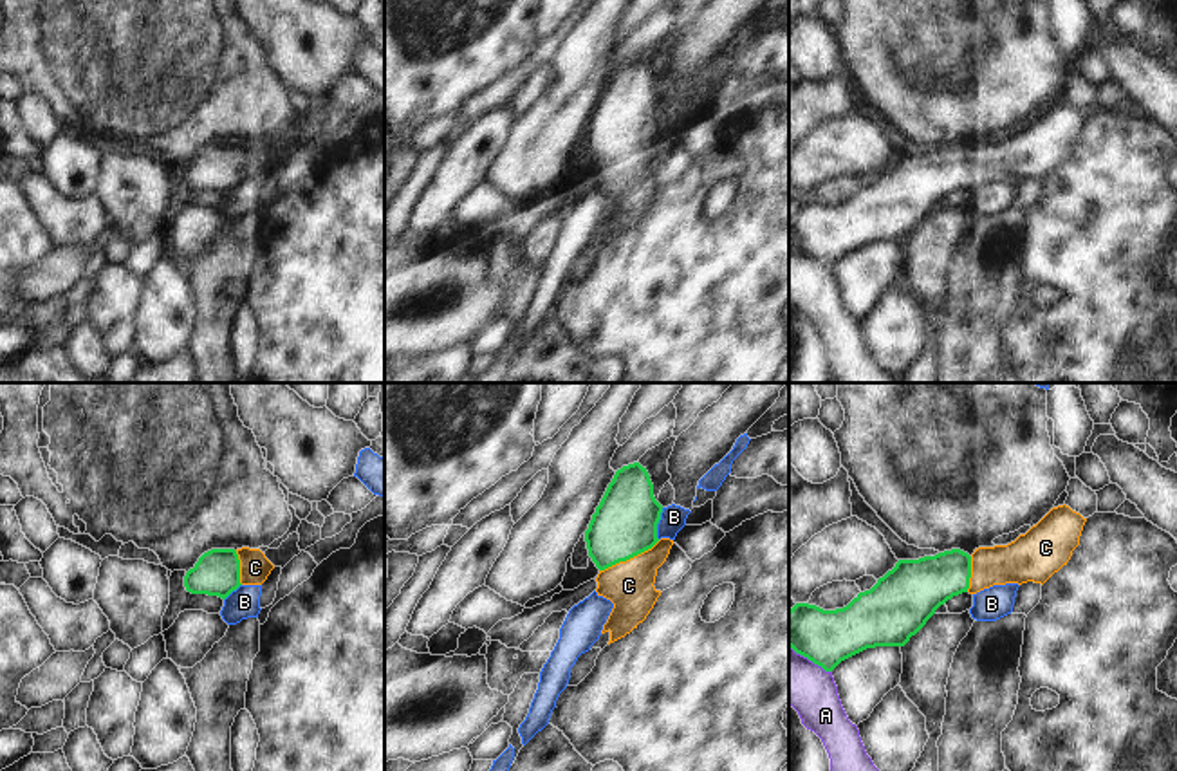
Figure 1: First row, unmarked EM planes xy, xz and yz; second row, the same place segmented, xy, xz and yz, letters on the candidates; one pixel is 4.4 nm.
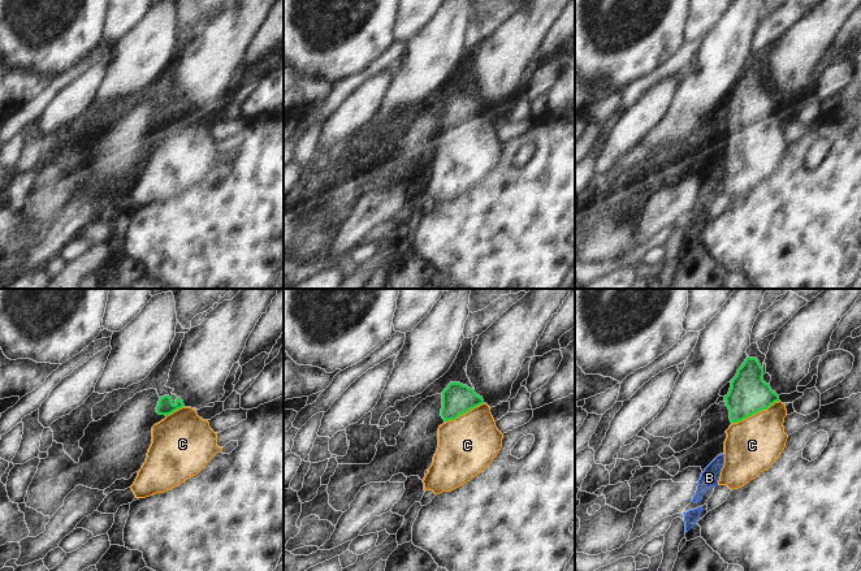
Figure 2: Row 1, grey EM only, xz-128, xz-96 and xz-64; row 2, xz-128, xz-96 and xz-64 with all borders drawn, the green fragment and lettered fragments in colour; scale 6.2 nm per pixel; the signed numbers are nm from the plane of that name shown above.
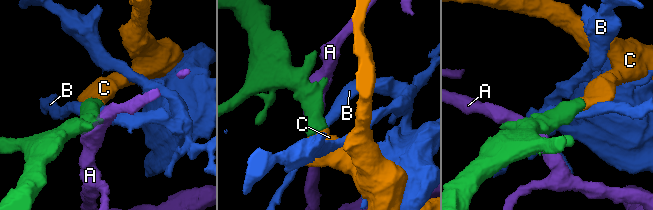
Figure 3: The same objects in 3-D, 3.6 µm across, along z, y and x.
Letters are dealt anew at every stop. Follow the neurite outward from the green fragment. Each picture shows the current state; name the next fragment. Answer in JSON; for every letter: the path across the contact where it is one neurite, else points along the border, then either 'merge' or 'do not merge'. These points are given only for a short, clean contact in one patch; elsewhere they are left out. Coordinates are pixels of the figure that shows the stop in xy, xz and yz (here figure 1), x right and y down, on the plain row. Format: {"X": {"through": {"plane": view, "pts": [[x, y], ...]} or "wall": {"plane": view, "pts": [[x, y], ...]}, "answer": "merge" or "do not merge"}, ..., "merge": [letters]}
{"A": {"answer": "do not merge"}, "B": {"wall": {"plane": "xz", "pts": [[663, 103], [658, 134]]}, "answer": "do not merge"}, "C": {"through": {"plane": "xz", "pts": [[625, 118], [629, 154], [629, 181]]}, "answer": "merge"}, "merge": ["C"]}

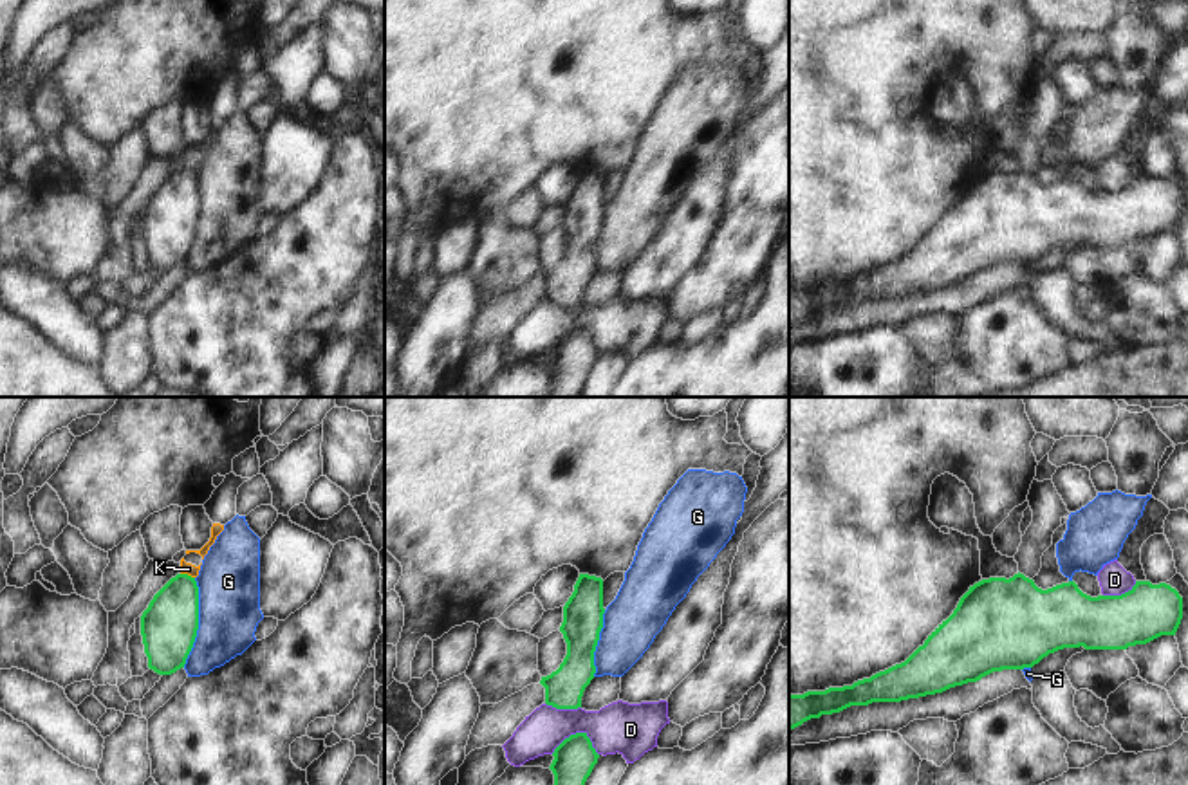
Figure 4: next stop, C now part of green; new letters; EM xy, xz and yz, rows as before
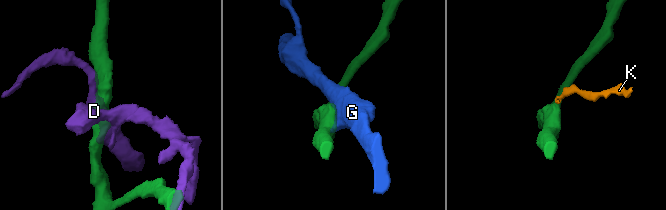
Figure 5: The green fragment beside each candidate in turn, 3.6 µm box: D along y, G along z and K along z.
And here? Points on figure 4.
{"D": {"answer": "do not merge"}, "G": {"answer": "do not merge"}, "K": {"wall": {"plane": "xy", "pts": [[181, 168], [194, 174]]}, "answer": "do not merge"}, "merge": []}

